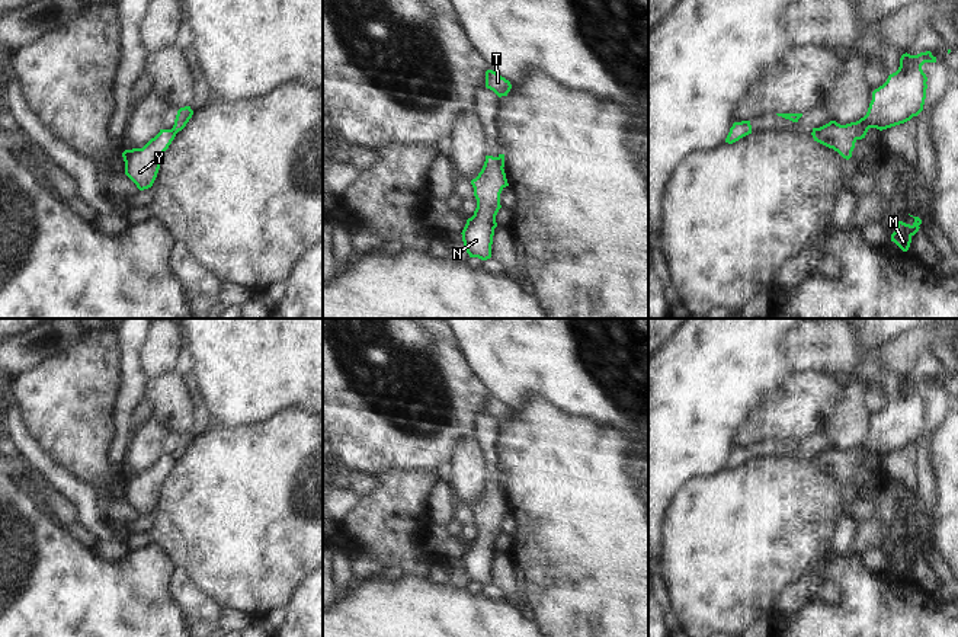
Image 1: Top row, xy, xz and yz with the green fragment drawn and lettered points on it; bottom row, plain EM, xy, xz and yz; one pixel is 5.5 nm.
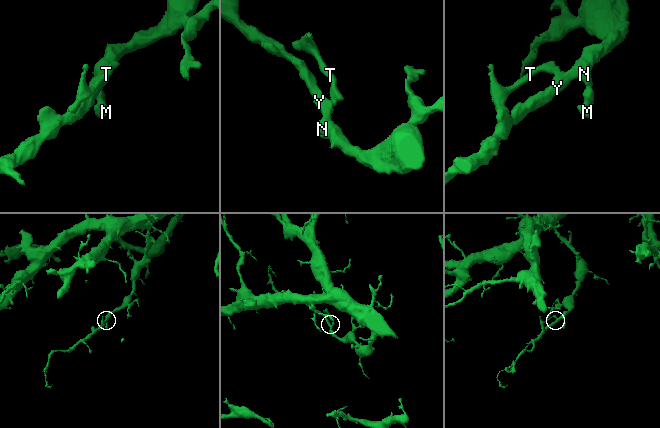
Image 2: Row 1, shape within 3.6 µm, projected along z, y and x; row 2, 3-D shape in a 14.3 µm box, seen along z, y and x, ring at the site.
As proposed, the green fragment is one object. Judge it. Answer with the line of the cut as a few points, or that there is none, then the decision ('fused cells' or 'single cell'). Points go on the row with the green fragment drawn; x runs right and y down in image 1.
cut in xy along (170, 130), (175, 134); fused cells

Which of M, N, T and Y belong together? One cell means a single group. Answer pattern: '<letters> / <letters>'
M N Y / T

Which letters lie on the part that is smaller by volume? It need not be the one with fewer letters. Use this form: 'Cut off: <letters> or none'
Cut off: T

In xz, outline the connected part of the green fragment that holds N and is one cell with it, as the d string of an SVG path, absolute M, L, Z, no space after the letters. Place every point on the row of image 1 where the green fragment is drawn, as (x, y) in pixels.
M486 156L484 166L478 176L471 180L477 208L474 215L467 220L462 230L462 241L470 257L487 260L491 257L491 244L496 215L500 205L500 193L509 186L503 166L497 157Z

